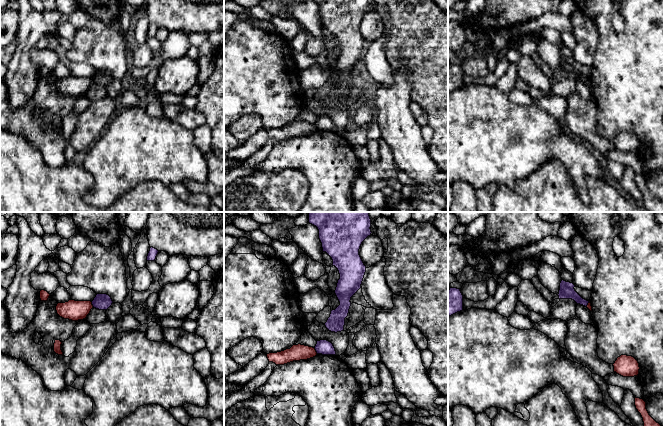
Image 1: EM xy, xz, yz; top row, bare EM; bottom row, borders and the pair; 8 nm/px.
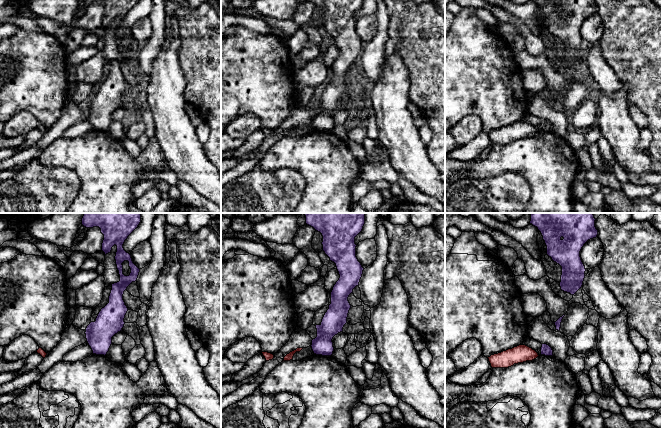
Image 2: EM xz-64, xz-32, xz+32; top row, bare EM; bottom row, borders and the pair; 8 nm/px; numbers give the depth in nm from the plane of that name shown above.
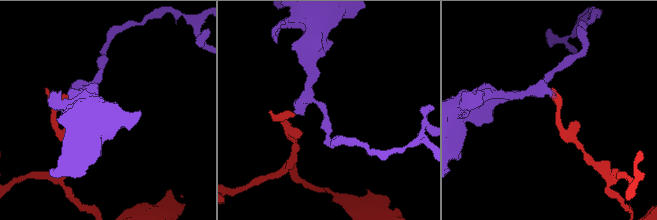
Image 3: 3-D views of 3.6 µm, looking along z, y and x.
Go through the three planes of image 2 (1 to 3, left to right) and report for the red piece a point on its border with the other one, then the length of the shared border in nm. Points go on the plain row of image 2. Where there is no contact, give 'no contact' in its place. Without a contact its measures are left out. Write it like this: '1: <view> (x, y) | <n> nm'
1: no contact
2: no contact
3: no contact

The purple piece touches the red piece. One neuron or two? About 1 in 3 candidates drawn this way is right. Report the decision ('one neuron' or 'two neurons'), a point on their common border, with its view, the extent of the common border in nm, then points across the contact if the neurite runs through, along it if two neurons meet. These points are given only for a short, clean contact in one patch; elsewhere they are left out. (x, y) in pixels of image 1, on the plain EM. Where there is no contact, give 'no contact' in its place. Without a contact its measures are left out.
two neurons | xz (316, 127) | 50 nm | along xz (314, 124), (317, 129)

